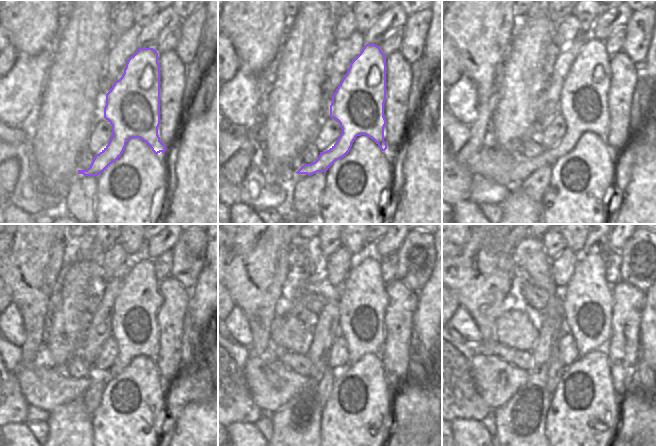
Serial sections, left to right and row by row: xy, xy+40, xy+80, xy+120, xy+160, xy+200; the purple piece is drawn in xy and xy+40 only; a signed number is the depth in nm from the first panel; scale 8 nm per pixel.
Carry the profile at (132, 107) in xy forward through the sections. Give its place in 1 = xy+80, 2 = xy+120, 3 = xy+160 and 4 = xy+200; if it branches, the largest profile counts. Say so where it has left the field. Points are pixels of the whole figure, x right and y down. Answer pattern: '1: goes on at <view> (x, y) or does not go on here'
1: goes on at xy+80 (584, 97)
2: goes on at xy+120 (134, 325)
3: goes on at xy+160 (363, 299)
4: goes on at xy+200 (587, 300)

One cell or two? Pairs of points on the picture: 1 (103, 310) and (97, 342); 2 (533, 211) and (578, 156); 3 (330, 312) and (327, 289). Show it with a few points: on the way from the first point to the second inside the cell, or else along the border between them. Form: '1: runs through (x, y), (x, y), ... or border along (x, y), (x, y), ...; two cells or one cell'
1: runs through (100, 318), (100, 329), (97, 334); one cell
2: border along (541, 202), (542, 213); two cells
3: border along (326, 303), (318, 314); two cells

